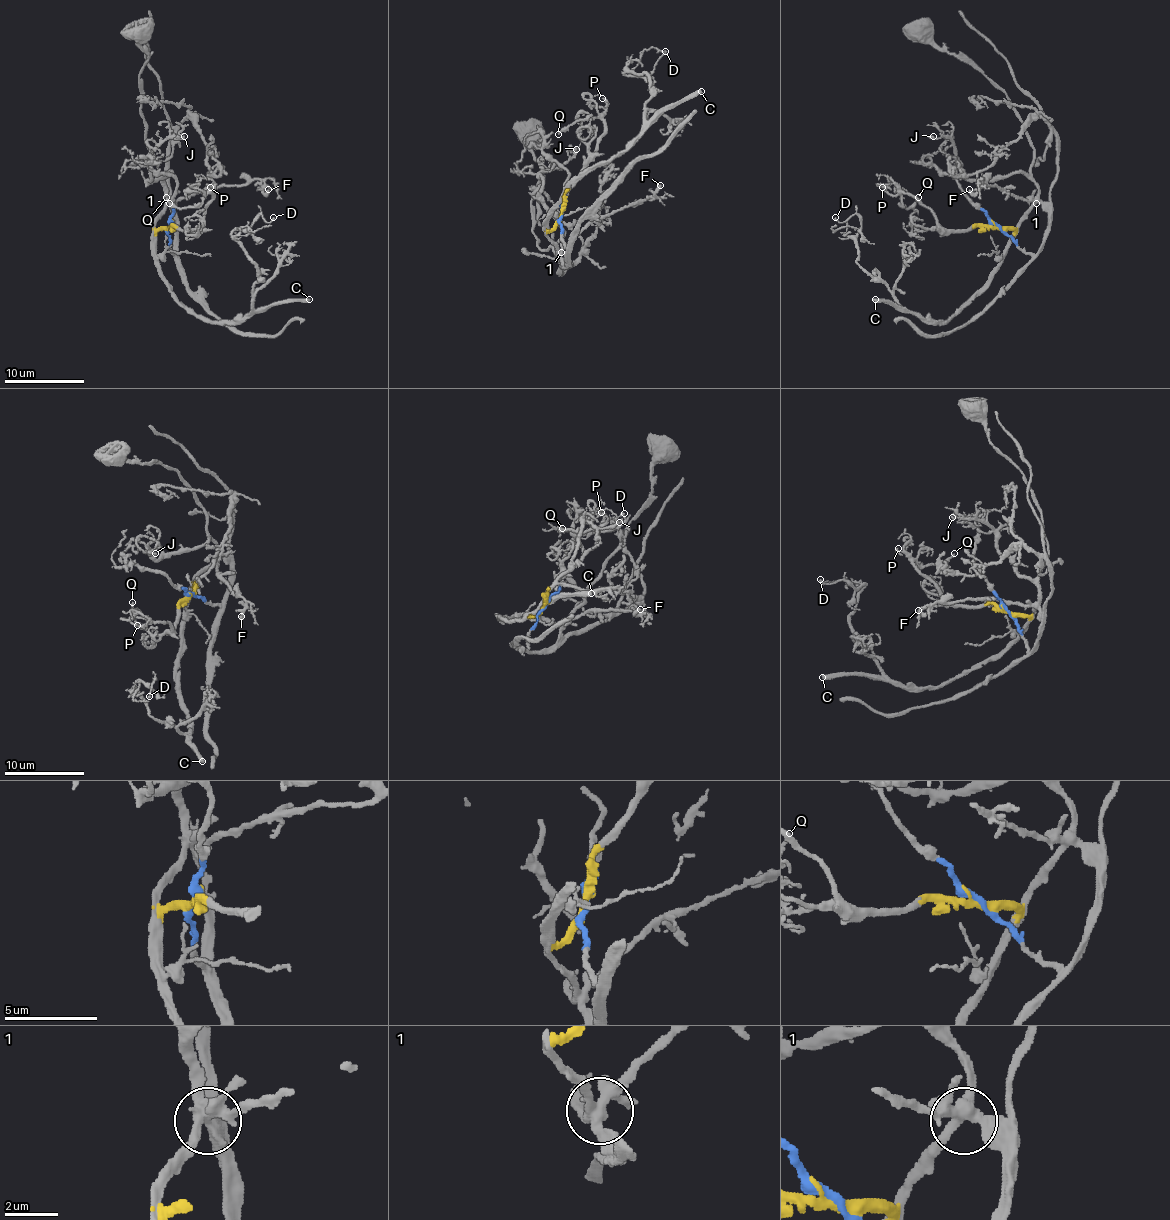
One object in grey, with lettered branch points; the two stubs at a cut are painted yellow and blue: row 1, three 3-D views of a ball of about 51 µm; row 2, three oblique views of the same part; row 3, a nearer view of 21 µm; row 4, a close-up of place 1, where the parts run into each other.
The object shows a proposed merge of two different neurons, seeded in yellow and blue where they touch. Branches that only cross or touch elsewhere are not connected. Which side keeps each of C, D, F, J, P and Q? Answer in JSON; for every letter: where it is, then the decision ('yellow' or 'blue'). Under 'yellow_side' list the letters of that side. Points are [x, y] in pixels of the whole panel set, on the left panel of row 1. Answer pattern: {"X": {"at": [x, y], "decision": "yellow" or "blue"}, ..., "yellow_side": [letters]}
{"C": {"at": [309, 299], "decision": "yellow"}, "D": {"at": [273, 217], "decision": "yellow"}, "F": {"at": [268, 189], "decision": "blue"}, "J": {"at": [184, 136], "decision": "yellow"}, "P": {"at": [210, 187], "decision": "yellow"}, "Q": {"at": [166, 197], "decision": "yellow"}, "yellow_side": ["C", "D", "J", "P", "Q"]}

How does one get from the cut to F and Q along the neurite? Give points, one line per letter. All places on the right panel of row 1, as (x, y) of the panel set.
F: (997, 227), (1020, 249), (1036, 253), (1048, 225), (1048, 211), (985, 181), (975, 193), (969, 189)
Q: (997, 227), (945, 229), (931, 211), (915, 199), (901, 195), (901, 205), (909, 207), (917, 197)

